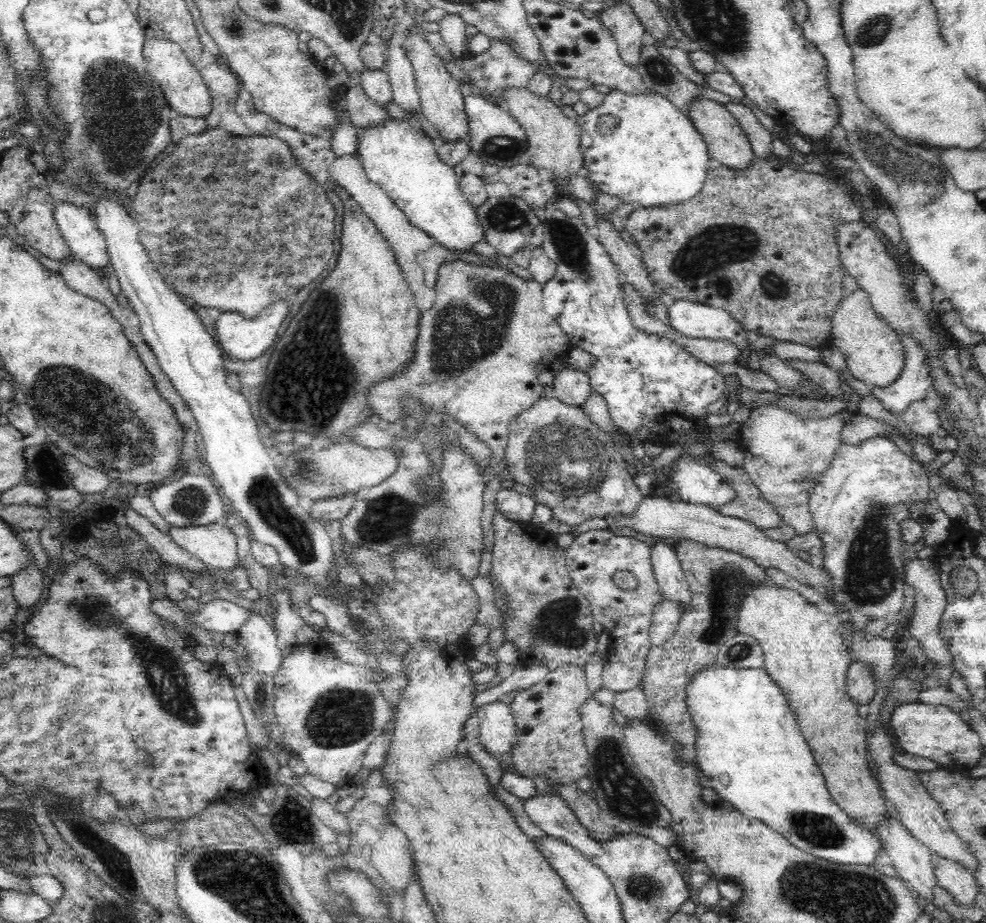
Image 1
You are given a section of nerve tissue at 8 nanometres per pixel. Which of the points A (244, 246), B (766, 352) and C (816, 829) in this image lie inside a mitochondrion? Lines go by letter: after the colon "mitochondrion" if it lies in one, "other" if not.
A: other
B: other
C: mitochondrion

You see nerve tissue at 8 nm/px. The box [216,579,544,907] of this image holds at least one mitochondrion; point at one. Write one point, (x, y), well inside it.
(343, 716)

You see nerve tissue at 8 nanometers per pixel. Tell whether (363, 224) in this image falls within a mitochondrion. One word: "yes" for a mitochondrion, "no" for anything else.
no

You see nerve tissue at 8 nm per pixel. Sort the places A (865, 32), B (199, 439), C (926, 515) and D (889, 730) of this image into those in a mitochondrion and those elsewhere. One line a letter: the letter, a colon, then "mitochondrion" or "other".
A: mitochondrion
B: other
C: mitochondrion
D: other

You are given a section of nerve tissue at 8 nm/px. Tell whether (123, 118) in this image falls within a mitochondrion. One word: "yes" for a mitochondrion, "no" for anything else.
yes

